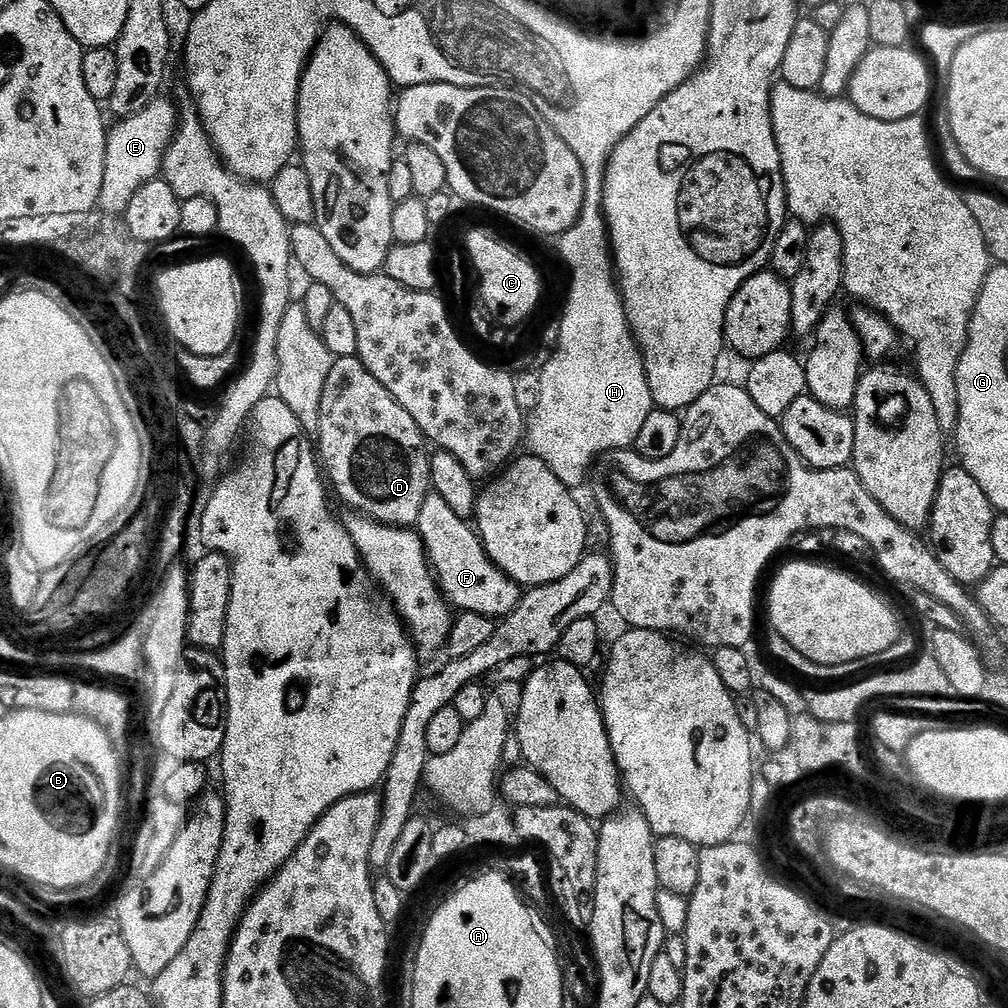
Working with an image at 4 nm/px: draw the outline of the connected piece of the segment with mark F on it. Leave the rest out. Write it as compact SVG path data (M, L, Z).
M433 492L428 494L414 526L427 550L440 591L457 611L501 620L517 608L523 596L521 585L516 584L489 559L479 533L465 517L456 515L441 495Z

